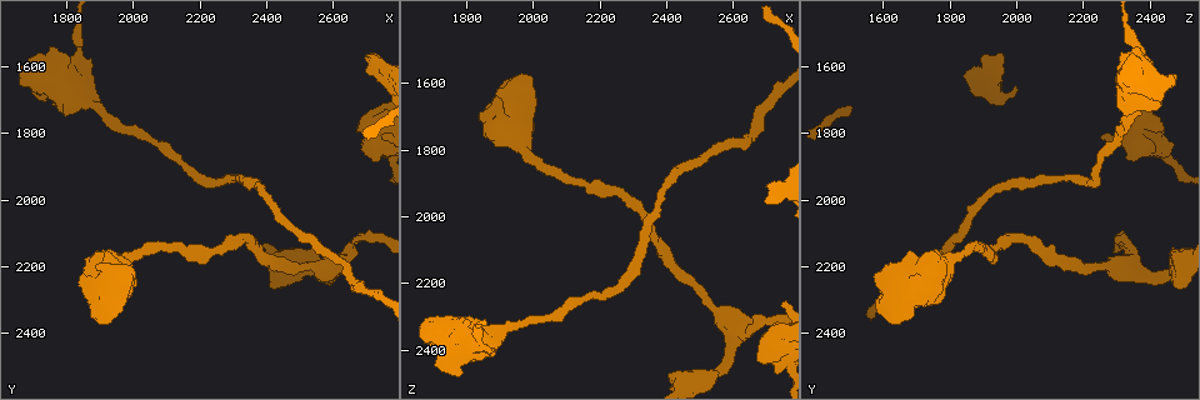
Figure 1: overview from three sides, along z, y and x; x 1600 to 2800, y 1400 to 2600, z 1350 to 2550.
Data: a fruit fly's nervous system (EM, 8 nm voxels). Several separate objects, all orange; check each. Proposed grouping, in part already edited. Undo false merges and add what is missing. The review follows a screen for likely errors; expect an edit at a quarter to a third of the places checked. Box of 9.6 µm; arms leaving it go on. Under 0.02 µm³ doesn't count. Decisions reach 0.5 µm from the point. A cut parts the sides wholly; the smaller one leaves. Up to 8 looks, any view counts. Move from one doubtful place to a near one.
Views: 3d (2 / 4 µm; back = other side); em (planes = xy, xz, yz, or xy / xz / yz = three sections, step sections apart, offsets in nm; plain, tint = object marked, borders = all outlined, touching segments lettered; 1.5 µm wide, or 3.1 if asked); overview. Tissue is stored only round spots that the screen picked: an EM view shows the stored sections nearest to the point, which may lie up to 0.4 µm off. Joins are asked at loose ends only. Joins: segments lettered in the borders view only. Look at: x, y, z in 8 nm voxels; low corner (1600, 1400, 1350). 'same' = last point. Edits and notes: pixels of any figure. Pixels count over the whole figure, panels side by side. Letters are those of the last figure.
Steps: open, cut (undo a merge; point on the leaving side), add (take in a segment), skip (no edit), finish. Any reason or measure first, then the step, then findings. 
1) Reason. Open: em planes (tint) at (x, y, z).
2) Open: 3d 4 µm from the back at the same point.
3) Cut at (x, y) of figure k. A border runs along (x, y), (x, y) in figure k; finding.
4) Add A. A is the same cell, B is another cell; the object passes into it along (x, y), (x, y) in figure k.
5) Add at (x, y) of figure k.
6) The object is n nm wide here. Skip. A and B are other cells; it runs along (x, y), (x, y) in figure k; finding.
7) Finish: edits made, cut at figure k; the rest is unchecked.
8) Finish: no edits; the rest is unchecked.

Free end. Open: em xz step 4 (tint) at (2740, 1800, 2260).

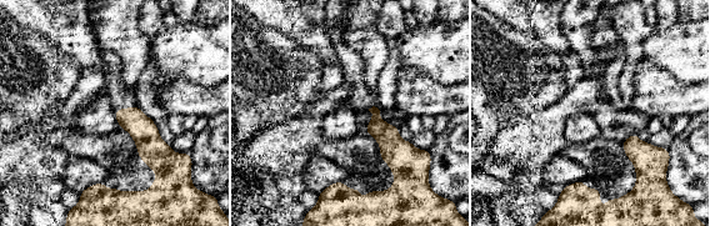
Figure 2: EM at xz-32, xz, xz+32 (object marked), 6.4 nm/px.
Open: em planes (borders) at the same point.

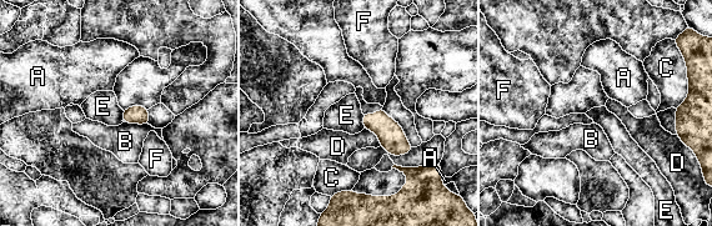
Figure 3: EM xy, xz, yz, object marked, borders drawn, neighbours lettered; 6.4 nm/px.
The object is 120 nm wide here. Skip. A, B, C, D, E and F are other cells; a border runs along (361, 114), (361, 121), (365, 127) in figure 3; no lettered segment goes on from it.

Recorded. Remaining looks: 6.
Calibre changes. Open: 3d 2 µm at (2660, 2130, 2340).

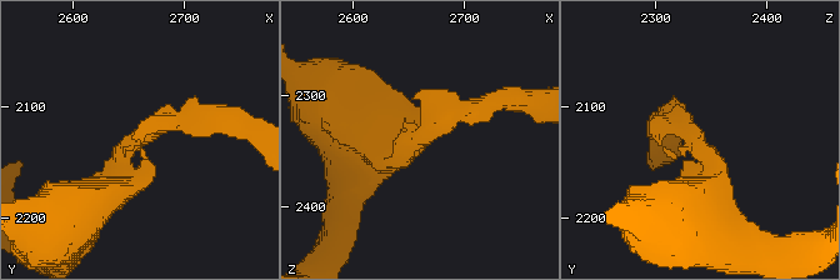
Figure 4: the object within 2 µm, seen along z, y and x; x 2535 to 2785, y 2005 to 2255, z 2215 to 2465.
The arms are 180, 420 nm wide; shape alone is not enough. Open: em planes (borders) at (2664, 2130, 2338).

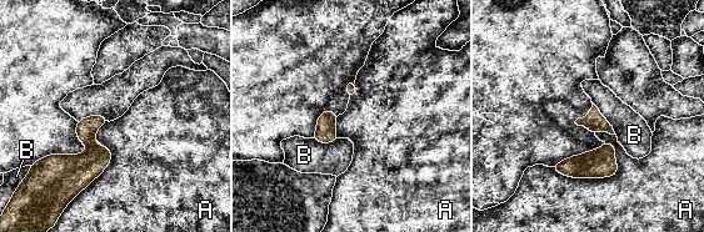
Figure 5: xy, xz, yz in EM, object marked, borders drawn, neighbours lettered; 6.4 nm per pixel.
Skip. A and B are other cells; a border runs along (615, 146), (612, 176), (552, 167) in figure 5; continuous, no second neuron.

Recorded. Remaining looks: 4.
Free end. Open: 3d 4 µm at (1870, 1600, 2400).

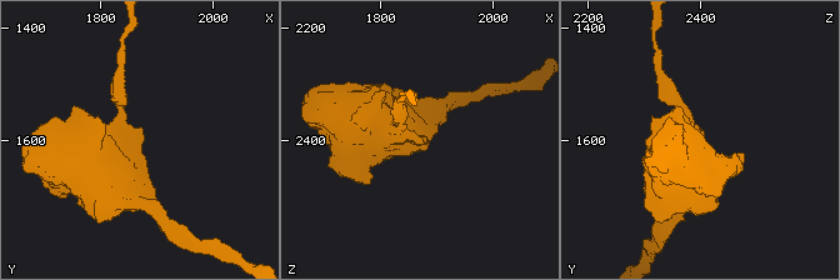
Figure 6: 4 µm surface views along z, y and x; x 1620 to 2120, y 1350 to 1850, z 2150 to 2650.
Open: em planes (borders) at (1885, 1600, 2400).

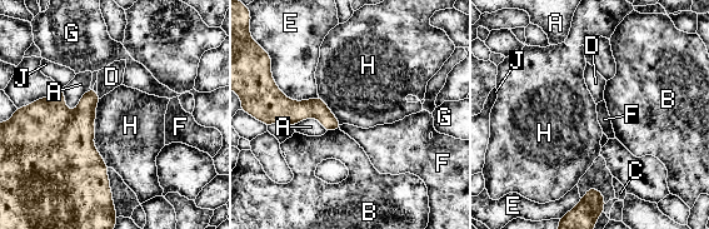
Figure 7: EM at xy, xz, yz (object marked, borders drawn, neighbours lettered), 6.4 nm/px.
The object is 110 nm wide here. Skip. A, B, C, D, E, F, G, H and J are other cells; a border runs along (99, 99), (94, 147), (108, 167) in figure 7; no lettered segment goes on from it.

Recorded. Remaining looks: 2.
Finish: no edits; the rest is unchecked.

